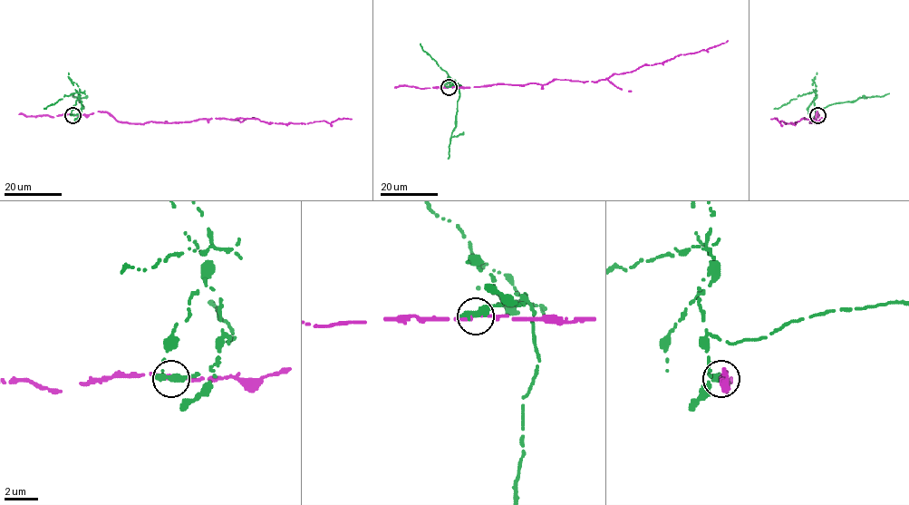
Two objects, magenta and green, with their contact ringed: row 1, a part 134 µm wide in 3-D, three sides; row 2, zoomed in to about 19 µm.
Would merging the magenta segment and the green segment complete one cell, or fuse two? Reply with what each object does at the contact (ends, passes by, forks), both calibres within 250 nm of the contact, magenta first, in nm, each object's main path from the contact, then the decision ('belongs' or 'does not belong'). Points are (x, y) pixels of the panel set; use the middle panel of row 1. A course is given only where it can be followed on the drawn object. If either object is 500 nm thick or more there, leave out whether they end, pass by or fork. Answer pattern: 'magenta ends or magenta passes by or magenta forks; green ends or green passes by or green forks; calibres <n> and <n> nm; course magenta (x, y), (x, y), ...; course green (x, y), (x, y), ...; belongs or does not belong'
calibres 180 and 550 nm; course magenta (449, 86), (547, 84), (554, 79), (597, 82), (728, 41); course green (449, 86), (457, 82), (454, 84), (456, 82), (422, 50), (420, 43); does not belong

